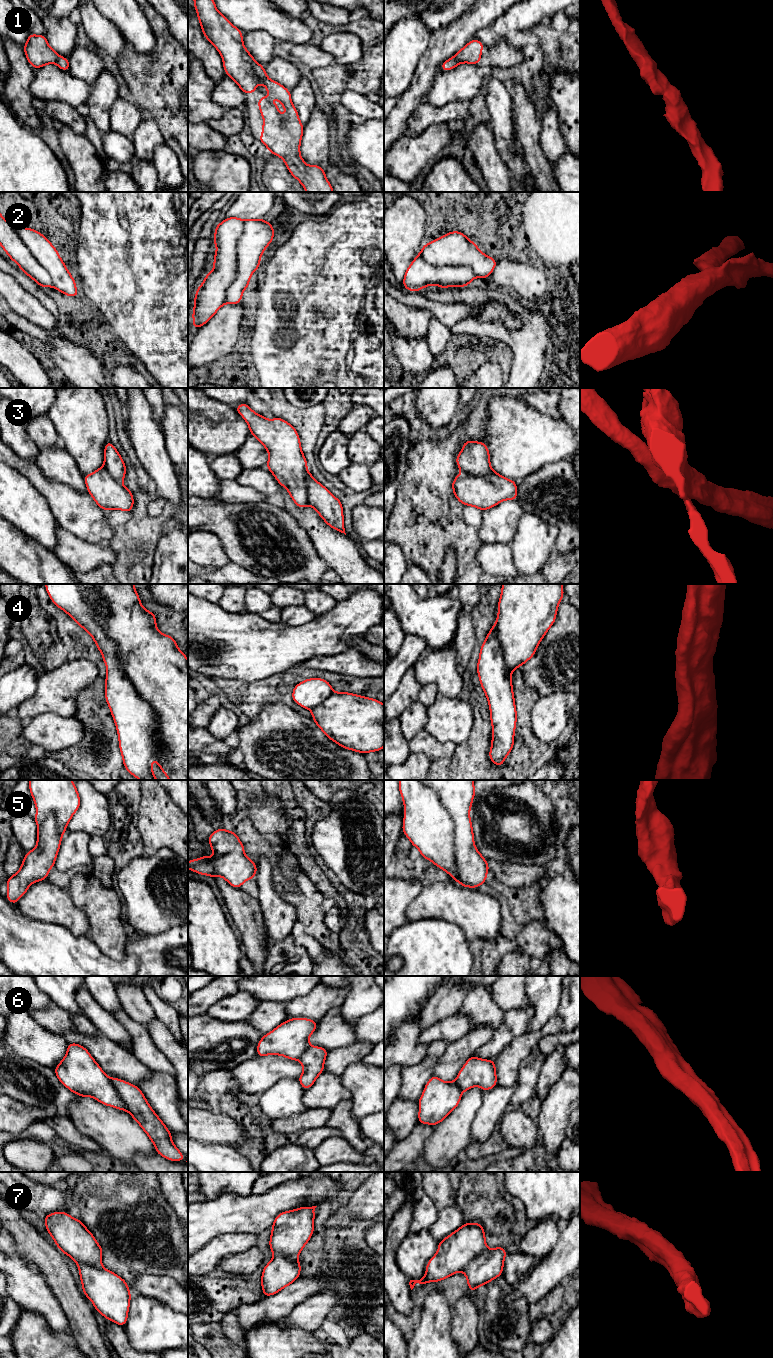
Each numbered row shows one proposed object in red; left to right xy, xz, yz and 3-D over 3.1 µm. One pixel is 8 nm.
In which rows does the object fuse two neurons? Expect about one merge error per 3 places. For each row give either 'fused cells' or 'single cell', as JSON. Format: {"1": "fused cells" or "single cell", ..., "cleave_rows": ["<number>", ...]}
{"1": "single cell", "2": "fused cells", "3": "single cell", "4": "single cell", "5": "single cell", "6": "fused cells", "7": "single cell", "cleave_rows": ["2", "6"]}

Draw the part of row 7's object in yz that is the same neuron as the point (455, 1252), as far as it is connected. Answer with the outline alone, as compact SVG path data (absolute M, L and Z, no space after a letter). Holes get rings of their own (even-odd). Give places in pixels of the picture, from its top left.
M464 1223L459 1229L438 1242L438 1252L428 1261L424 1277L420 1280L410 1280L411 1290L416 1283L424 1286L427 1282L438 1282L463 1271L468 1288L470 1292L473 1292L481 1285L487 1284L502 1275L504 1258L508 1253L502 1246L488 1249L485 1236L482 1224Z

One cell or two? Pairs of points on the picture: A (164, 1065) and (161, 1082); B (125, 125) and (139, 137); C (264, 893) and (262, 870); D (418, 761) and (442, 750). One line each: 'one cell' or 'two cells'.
A: two cells
B: two cells
C: one cell
D: two cells

